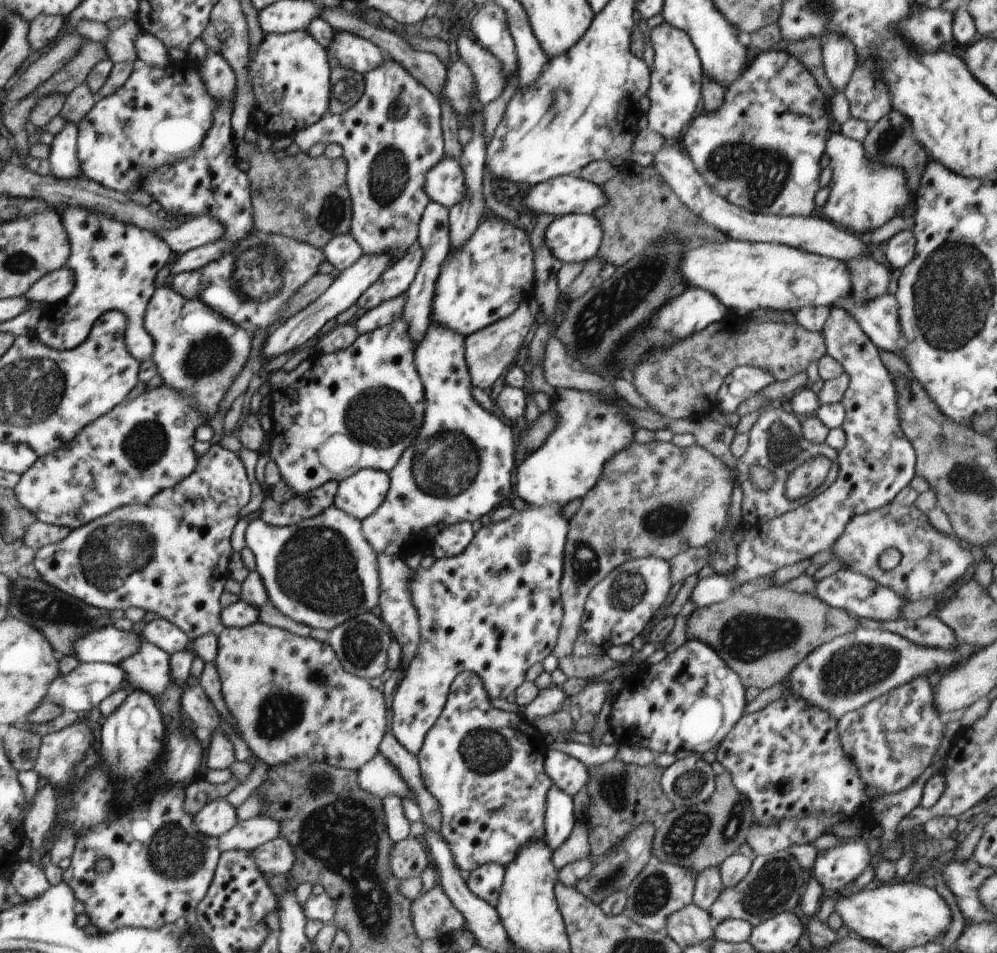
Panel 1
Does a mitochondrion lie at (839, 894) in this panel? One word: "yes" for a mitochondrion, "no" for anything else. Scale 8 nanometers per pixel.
no

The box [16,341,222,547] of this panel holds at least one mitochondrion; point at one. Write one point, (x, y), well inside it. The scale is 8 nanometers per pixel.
(145, 445)

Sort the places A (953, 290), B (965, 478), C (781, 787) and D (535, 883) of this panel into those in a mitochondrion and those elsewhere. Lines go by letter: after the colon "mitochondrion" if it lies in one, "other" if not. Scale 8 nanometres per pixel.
A: mitochondrion
B: mitochondrion
C: other
D: other

